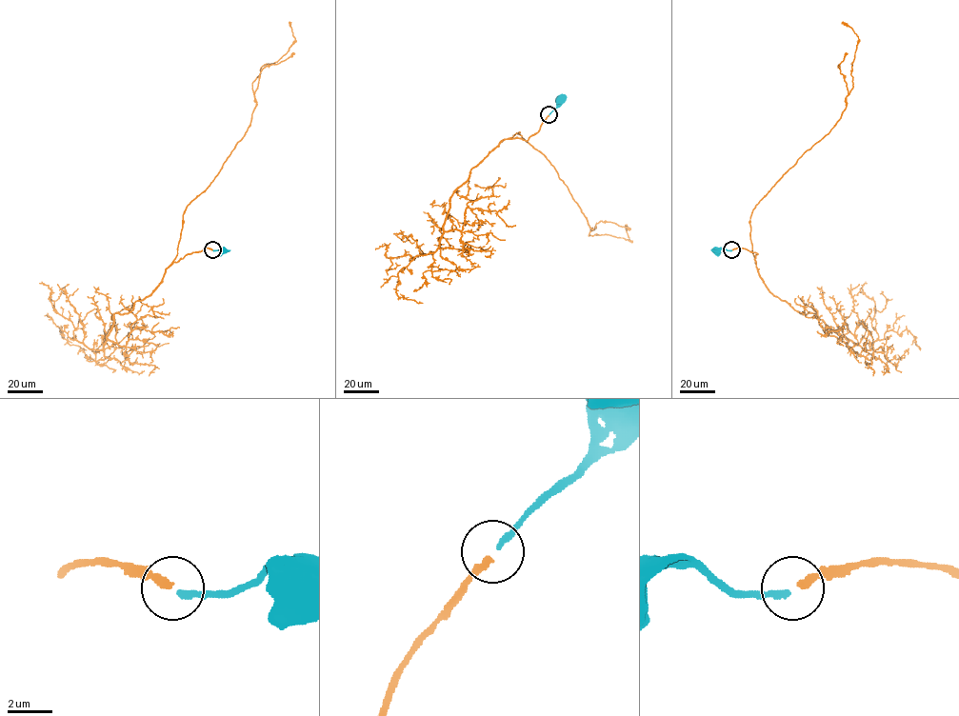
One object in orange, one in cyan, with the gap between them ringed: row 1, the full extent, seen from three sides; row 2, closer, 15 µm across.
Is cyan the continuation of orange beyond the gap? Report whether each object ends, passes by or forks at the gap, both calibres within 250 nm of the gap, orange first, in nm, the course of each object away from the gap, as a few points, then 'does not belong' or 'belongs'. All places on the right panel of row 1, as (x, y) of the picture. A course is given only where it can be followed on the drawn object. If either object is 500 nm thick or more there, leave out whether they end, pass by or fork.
orange ends | cyan ends | 320/300 nm | orange via (732, 249), (757, 253), (755, 262), (750, 239), (753, 208), (828, 134), (846, 106), (858, 40), (841, 23) | cyan via (731, 250), (719, 248), (716, 251) | belongs

